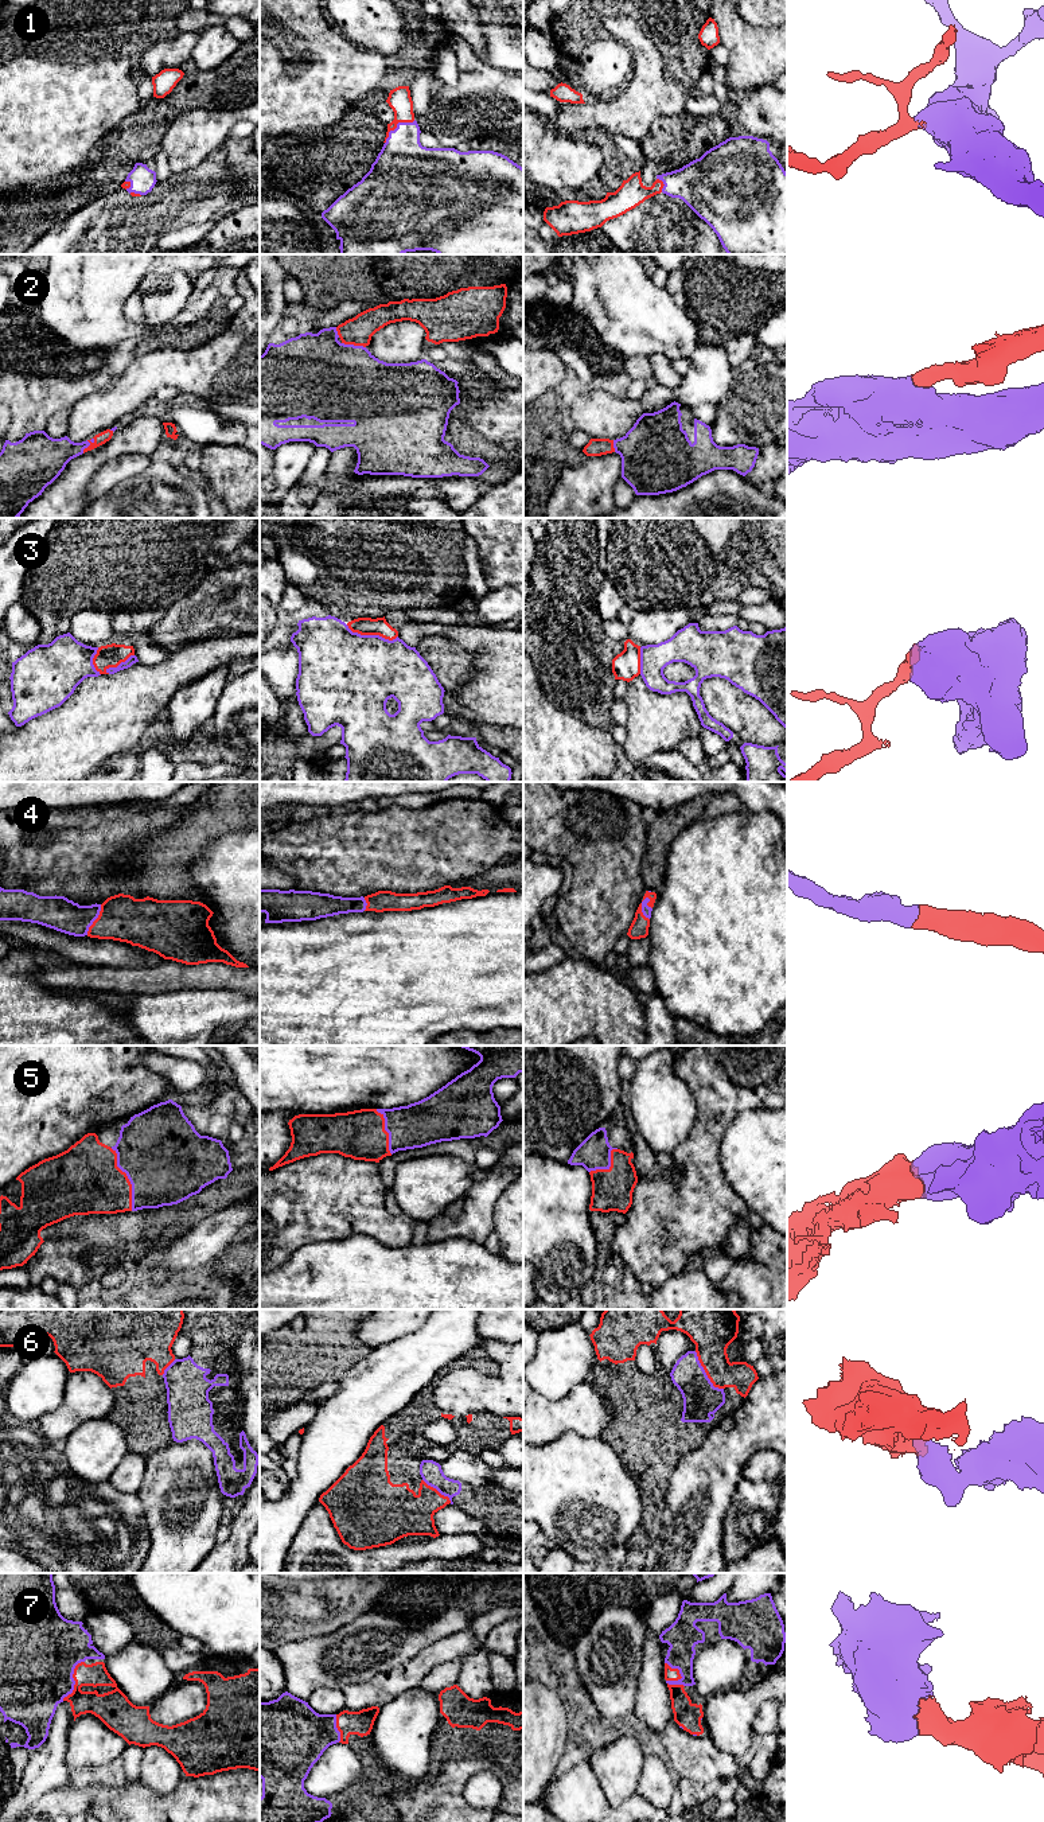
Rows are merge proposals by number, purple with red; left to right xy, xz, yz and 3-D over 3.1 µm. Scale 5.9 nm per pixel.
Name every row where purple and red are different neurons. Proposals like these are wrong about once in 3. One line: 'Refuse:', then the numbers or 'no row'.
Refuse: 3, 6

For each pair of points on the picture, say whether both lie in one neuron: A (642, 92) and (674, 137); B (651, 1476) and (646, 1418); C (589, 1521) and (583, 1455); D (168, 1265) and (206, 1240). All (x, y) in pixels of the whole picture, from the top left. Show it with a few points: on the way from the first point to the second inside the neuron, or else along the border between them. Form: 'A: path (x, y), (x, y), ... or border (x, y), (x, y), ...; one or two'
A: border (685, 112), (659, 117), (641, 141); two
B: path (651, 1462), (647, 1433); one
C: path (585, 1505), (583, 1499), (583, 1471); one
D: path (178, 1256), (197, 1248); one

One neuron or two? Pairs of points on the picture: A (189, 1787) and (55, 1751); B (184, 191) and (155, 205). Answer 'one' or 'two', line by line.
A: two
B: one

